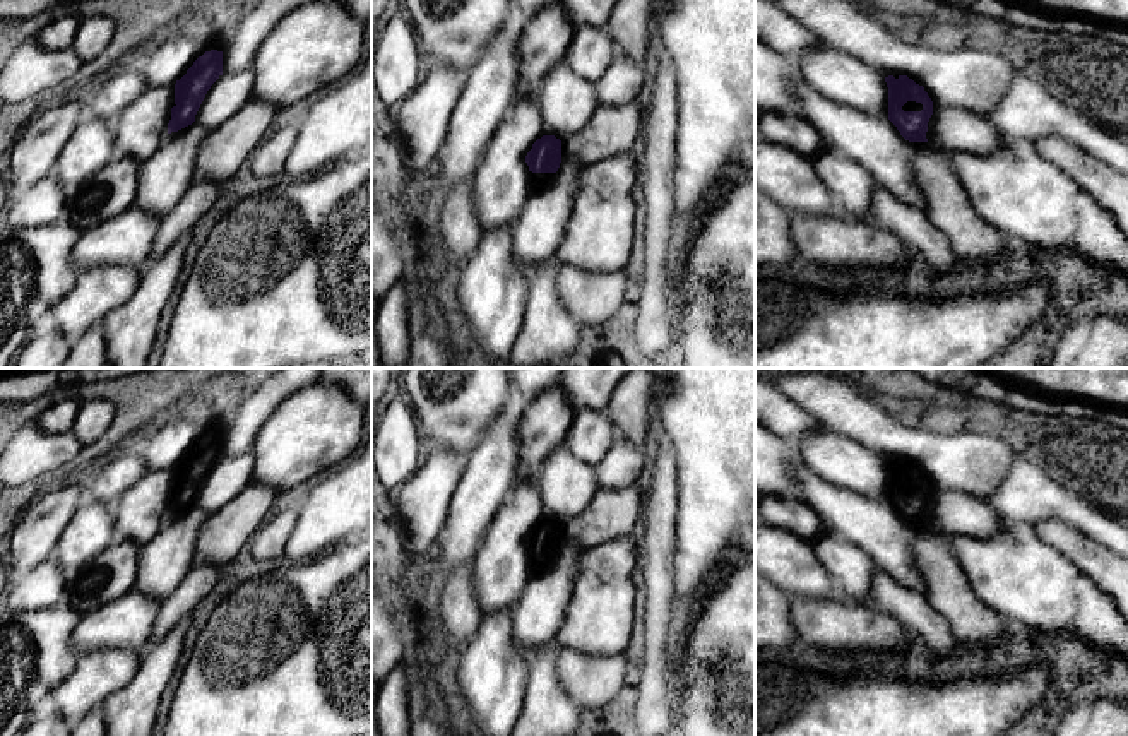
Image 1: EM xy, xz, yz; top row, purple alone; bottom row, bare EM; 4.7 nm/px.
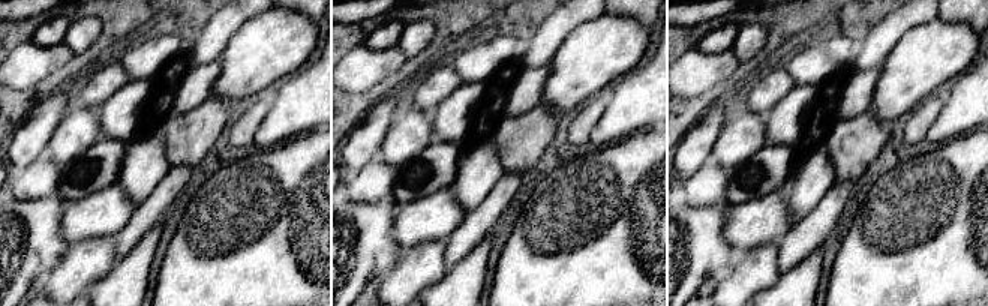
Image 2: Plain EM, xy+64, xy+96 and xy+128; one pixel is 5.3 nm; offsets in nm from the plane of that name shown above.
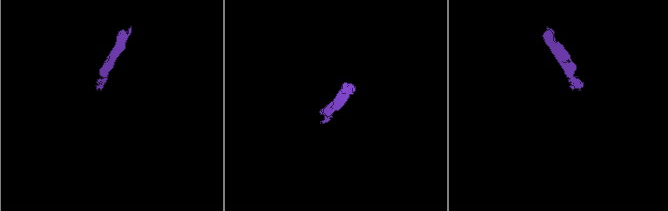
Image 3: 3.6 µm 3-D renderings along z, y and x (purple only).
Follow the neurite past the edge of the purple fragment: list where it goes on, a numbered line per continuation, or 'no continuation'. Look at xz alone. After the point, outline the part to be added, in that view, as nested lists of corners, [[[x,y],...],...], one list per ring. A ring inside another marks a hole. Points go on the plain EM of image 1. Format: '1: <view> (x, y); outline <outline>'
1: xz (540, 563); outline [[[529,555],[534,575],[544,573],[556,560],[556,556],[532,556]]]

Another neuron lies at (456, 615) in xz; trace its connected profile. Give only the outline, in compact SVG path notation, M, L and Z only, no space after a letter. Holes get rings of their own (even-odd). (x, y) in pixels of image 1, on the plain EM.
M472 561L460 565L436 584L431 597L435 649L452 664L476 635L483 613L474 594Z

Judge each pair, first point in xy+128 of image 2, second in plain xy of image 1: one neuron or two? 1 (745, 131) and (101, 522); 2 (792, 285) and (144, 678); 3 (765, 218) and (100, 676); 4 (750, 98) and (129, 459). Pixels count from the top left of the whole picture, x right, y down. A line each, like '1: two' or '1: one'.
1: one
2: one
3: two
4: one

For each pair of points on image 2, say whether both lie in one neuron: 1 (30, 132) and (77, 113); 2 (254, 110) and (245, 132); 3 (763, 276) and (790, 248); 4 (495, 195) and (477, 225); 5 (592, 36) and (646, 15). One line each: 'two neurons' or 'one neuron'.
1: two neurons
2: one neuron
3: two neurons
4: one neuron
5: two neurons

